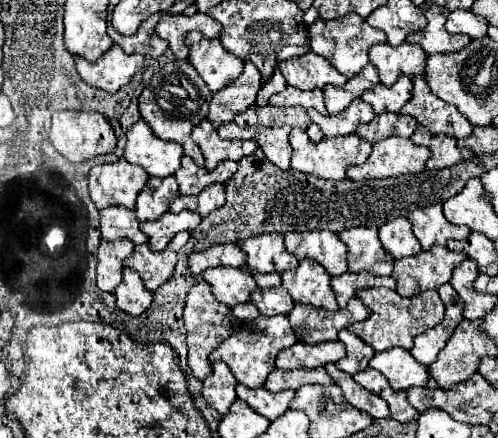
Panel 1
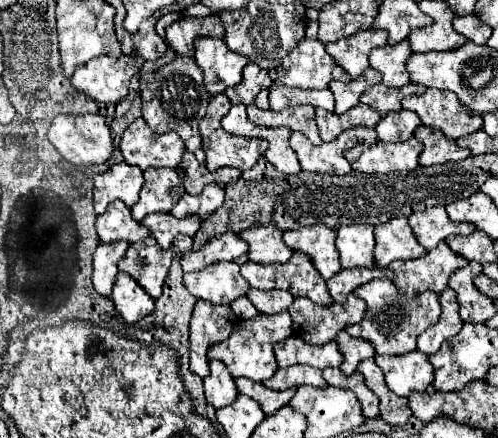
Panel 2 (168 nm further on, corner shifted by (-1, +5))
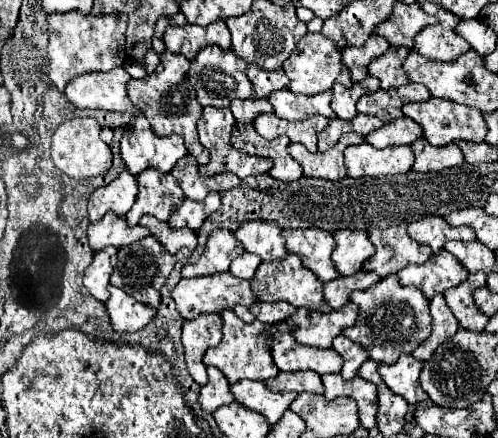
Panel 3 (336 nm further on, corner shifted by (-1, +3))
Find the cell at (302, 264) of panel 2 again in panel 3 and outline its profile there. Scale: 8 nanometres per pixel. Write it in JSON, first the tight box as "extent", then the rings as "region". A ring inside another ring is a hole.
{"extent":[251,253,331,313],"region":[[[289,253],[285,259],[275,259],[275,261],[269,261],[269,263],[261,263],[255,277],[251,279],[251,287],[253,287],[253,293],[255,293],[257,301],[267,301],[267,303],[287,301],[293,307],[315,309],[315,311],[321,311],[321,313],[331,311],[331,307],[323,299],[323,283],[307,267],[303,267],[301,259],[293,253]]]}

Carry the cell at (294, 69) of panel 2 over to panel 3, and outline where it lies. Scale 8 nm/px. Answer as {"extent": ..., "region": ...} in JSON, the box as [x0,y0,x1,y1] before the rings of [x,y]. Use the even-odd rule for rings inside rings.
{"extent":[283,33,353,95],"region":[[[307,33],[305,37],[301,37],[291,57],[283,63],[283,71],[291,79],[287,89],[291,89],[291,93],[297,93],[297,95],[317,95],[321,91],[331,89],[333,83],[341,83],[345,87],[353,85],[349,77],[349,69],[341,61],[339,47],[321,33]]]}

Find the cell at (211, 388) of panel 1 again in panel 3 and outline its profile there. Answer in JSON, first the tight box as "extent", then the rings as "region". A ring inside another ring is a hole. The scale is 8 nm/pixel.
{"extent":[199,367,233,413],"region":[[[207,367],[207,375],[209,381],[205,387],[201,387],[201,395],[199,395],[199,405],[203,411],[213,413],[215,409],[233,403],[233,395],[229,391],[229,383],[225,379],[225,375],[215,369],[215,367]]]}

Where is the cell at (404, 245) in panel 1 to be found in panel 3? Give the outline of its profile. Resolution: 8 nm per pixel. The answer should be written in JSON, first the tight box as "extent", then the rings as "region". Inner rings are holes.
{"extent":[363,225,431,279],"region":[[[407,225],[369,229],[369,239],[375,245],[375,255],[363,263],[363,271],[373,271],[381,279],[411,263],[421,265],[431,257],[431,249],[427,245],[419,245],[407,235]]]}

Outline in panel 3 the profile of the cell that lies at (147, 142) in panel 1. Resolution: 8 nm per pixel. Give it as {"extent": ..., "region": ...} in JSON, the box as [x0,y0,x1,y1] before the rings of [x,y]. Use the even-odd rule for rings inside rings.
{"extent":[121,115,187,175],"region":[[[145,115],[133,117],[121,137],[121,159],[131,175],[139,175],[147,167],[157,167],[161,173],[169,173],[185,155],[187,149],[183,137],[157,137]]]}

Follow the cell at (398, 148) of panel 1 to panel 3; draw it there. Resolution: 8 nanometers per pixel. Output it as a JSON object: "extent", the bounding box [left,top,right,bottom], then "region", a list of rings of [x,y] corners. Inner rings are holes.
{"extent":[345,143,413,177],"region":[[[369,143],[351,145],[345,151],[345,165],[349,177],[381,177],[407,173],[413,165],[409,145],[375,149]]]}

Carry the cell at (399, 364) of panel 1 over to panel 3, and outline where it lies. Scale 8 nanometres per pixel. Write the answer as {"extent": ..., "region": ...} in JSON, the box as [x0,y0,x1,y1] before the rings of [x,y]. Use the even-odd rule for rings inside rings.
{"extent":[379,355,427,407],"region":[[[403,355],[395,365],[379,365],[379,373],[385,381],[385,385],[401,395],[411,407],[427,401],[427,393],[419,385],[419,371],[421,361],[413,355]]]}

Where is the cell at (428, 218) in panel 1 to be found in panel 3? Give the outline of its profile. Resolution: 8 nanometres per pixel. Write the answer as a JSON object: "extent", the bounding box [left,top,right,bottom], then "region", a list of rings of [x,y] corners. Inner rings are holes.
{"extent":[409,217,475,253],"region":[[[425,217],[409,225],[409,237],[421,245],[429,245],[435,253],[453,239],[465,243],[475,241],[475,231],[471,231],[471,227],[451,227],[443,217]]]}

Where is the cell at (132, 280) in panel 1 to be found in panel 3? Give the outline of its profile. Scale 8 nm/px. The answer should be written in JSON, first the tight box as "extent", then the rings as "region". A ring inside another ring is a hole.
{"extent":[105,287,155,331],"region":[[[109,287],[109,301],[105,303],[107,313],[109,313],[109,321],[113,331],[139,331],[141,327],[145,327],[153,315],[155,309],[131,299],[131,295],[127,295],[123,289],[117,287]]]}

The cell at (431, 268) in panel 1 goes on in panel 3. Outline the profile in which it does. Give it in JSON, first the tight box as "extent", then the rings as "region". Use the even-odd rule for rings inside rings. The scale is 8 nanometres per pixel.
{"extent":[397,249,467,299],"region":[[[441,249],[439,253],[431,255],[431,259],[423,265],[411,265],[397,273],[403,285],[413,285],[423,291],[427,299],[437,293],[445,293],[449,287],[457,287],[467,279],[467,271],[459,267],[459,261]]]}

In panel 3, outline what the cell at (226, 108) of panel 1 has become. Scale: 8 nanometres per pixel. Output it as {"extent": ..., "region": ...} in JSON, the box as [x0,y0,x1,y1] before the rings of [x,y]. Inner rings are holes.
{"extent":[247,65,289,99],"region":[[[249,65],[247,77],[255,87],[257,99],[265,99],[265,97],[269,97],[269,93],[273,93],[277,89],[285,89],[289,85],[289,79],[283,71],[265,71],[257,65]]]}

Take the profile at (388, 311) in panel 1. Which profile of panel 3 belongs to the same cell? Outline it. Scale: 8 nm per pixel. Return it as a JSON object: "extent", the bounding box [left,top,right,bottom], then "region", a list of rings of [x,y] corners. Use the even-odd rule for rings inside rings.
{"extent":[343,275,431,363],"region":[[[397,275],[381,279],[367,291],[353,291],[349,301],[359,305],[359,317],[343,335],[365,347],[377,363],[395,363],[401,355],[413,353],[431,335],[429,299],[417,287],[403,287]]]}

